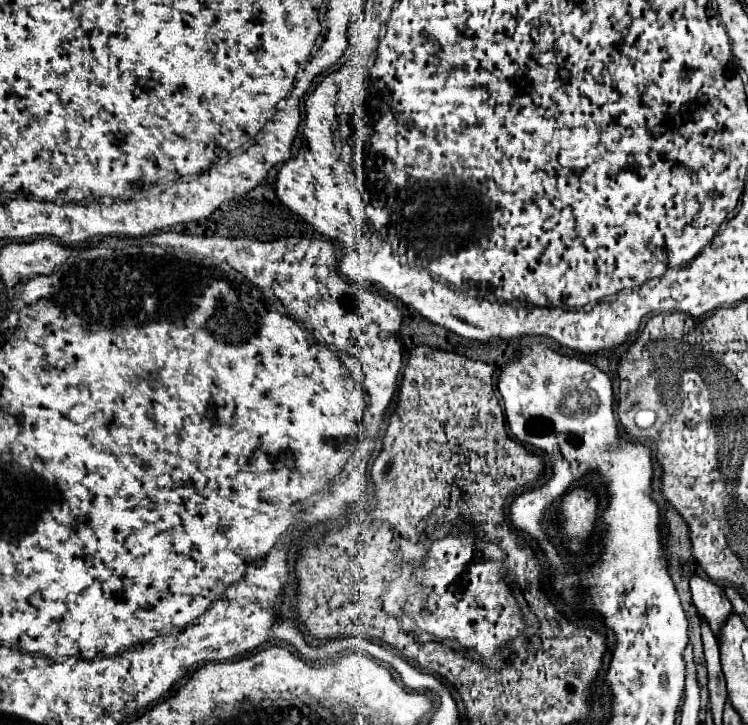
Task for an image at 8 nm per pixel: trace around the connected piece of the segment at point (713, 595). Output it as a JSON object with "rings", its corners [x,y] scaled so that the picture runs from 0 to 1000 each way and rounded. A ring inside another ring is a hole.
{"rings":[[[928,794],[922,800],[922,814],[936,850],[952,866],[955,877],[963,880],[963,863],[968,863],[968,852],[973,852],[973,847],[979,844],[979,833],[971,825],[968,814],[957,808],[952,800],[936,794]]]}

